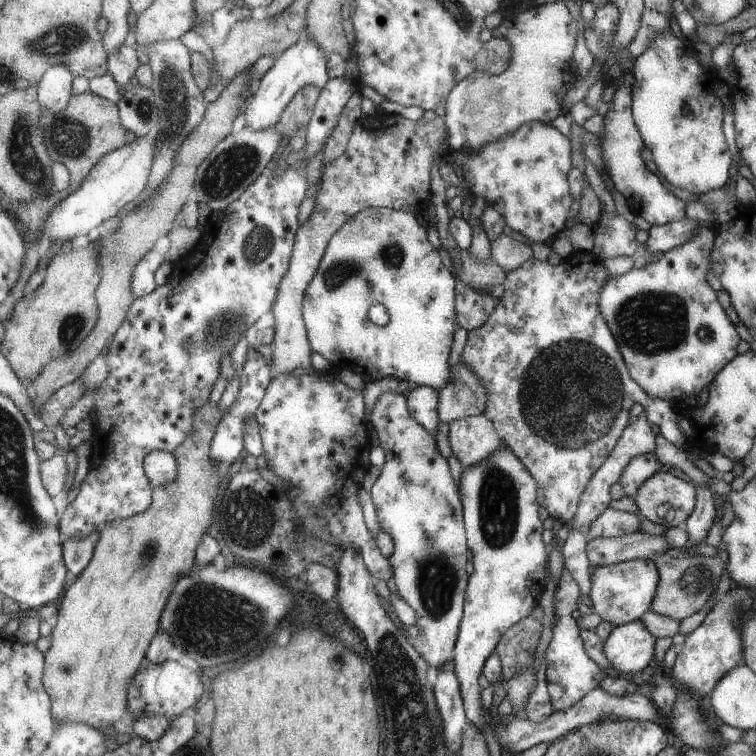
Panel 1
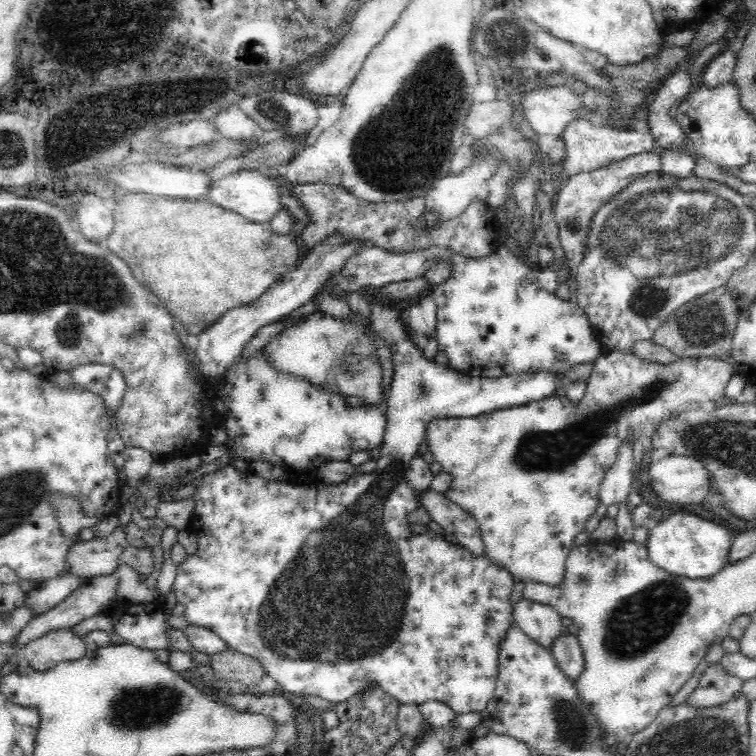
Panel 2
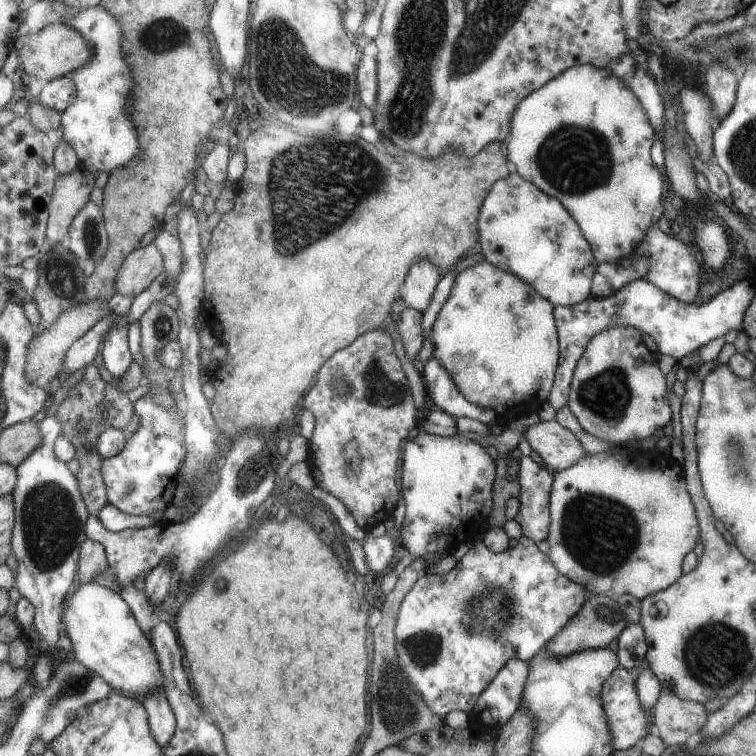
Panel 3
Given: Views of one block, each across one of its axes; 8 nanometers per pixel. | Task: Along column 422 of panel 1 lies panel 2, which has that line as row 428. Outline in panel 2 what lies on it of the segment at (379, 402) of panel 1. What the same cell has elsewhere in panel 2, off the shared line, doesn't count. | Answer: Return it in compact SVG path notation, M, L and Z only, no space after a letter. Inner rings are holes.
M602 352L592 363L590 377L587 379L587 389L580 402L574 403L574 408L570 410L572 414L560 414L560 396L555 393L550 394L542 400L530 401L525 405L508 407L507 409L496 409L492 412L482 413L474 417L448 417L447 419L434 419L427 424L425 432L425 442L428 444L434 460L441 464L442 470L450 474L452 482L450 488L445 492L446 499L460 506L464 512L476 519L481 528L481 534L485 549L484 556L493 560L510 572L515 583L534 582L558 587L564 579L565 563L570 551L574 548L574 540L580 532L584 531L586 520L595 514L598 507L599 492L605 474L612 468L619 453L620 445L630 443L633 446L634 440L641 442L643 438L652 436L652 433L664 422L677 415L684 407L696 405L700 407L705 402L715 402L723 396L724 388L730 377L735 374L735 364L732 360L723 361L712 357L688 357L672 361L669 365L658 364L642 360L633 354L620 352Z

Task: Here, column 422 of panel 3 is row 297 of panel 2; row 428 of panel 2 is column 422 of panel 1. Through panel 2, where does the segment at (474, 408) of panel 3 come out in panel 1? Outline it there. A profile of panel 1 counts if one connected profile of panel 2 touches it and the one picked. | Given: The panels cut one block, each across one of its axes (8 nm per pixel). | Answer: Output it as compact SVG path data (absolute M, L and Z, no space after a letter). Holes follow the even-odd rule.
M425 385L412 387L406 396L409 414L433 436L435 436L438 417L435 404L438 404L438 391Z

